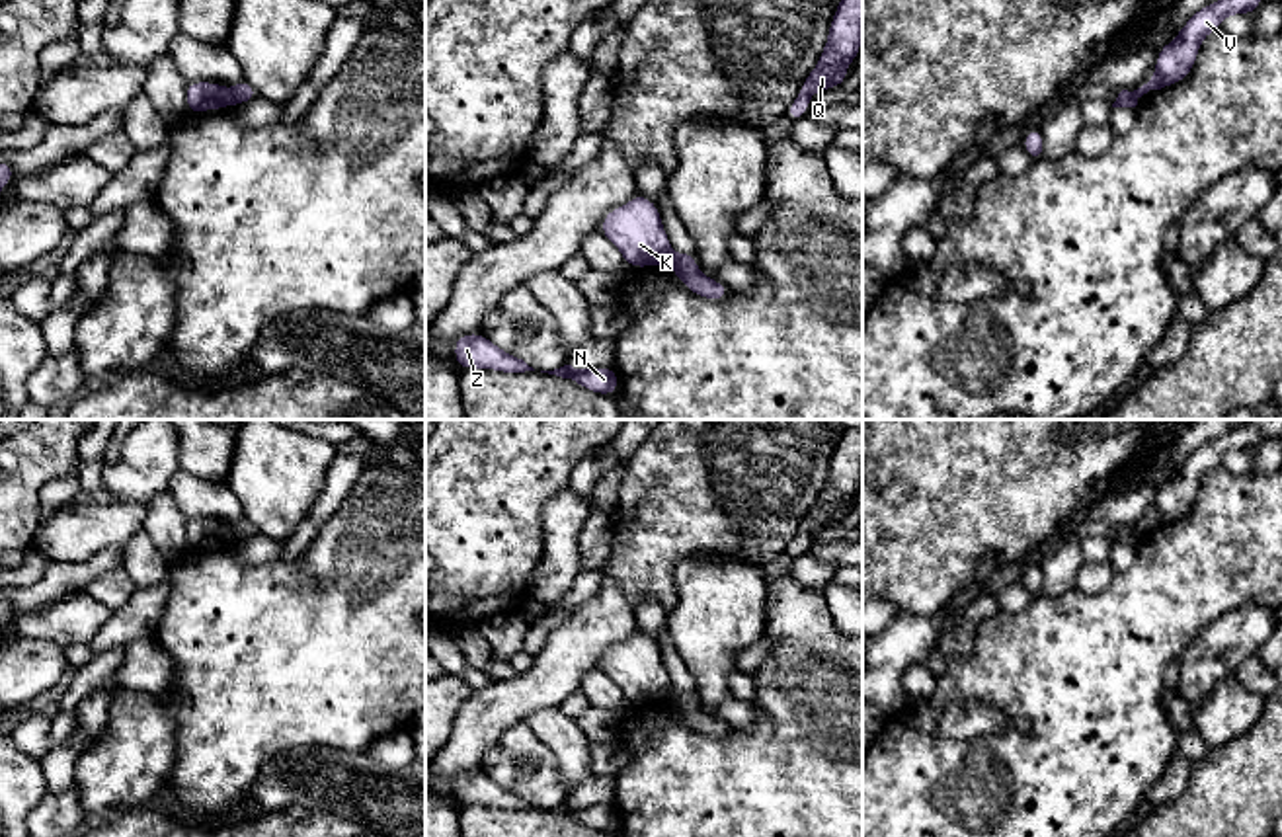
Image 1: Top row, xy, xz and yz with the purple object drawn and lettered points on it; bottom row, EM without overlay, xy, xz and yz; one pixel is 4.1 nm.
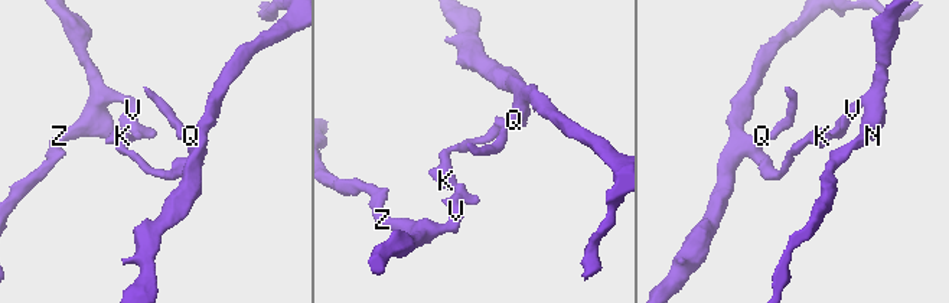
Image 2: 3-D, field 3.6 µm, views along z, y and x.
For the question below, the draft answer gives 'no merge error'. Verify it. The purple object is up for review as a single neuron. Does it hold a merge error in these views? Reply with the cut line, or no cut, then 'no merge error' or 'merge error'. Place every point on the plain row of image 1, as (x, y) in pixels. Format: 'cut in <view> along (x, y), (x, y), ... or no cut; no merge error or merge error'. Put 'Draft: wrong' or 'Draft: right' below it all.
cut in xy along (229, 527), (237, 539); merge error
Draft: wrong

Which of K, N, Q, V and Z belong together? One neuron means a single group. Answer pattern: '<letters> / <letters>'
K Q / N V Z

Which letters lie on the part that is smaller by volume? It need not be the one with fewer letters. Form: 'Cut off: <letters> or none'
Cut off: N, V, Z

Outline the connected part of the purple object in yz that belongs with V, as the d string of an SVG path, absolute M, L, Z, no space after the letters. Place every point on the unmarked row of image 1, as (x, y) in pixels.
M1241 423L1229 433L1200 445L1182 462L1179 472L1159 486L1151 517L1138 525L1140 535L1149 527L1161 527L1184 517L1196 499L1202 476L1220 466L1225 453L1257 449L1264 435L1251 423Z

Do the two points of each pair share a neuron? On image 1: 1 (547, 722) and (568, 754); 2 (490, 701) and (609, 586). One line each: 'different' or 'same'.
1: same
2: same

